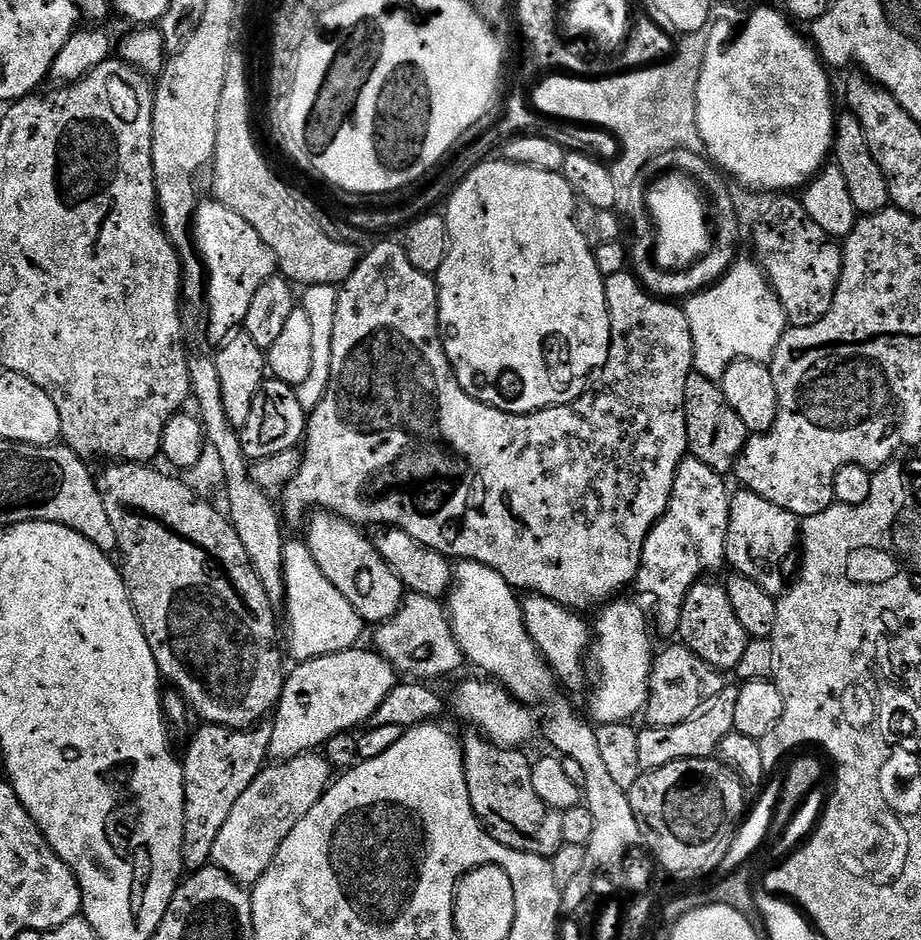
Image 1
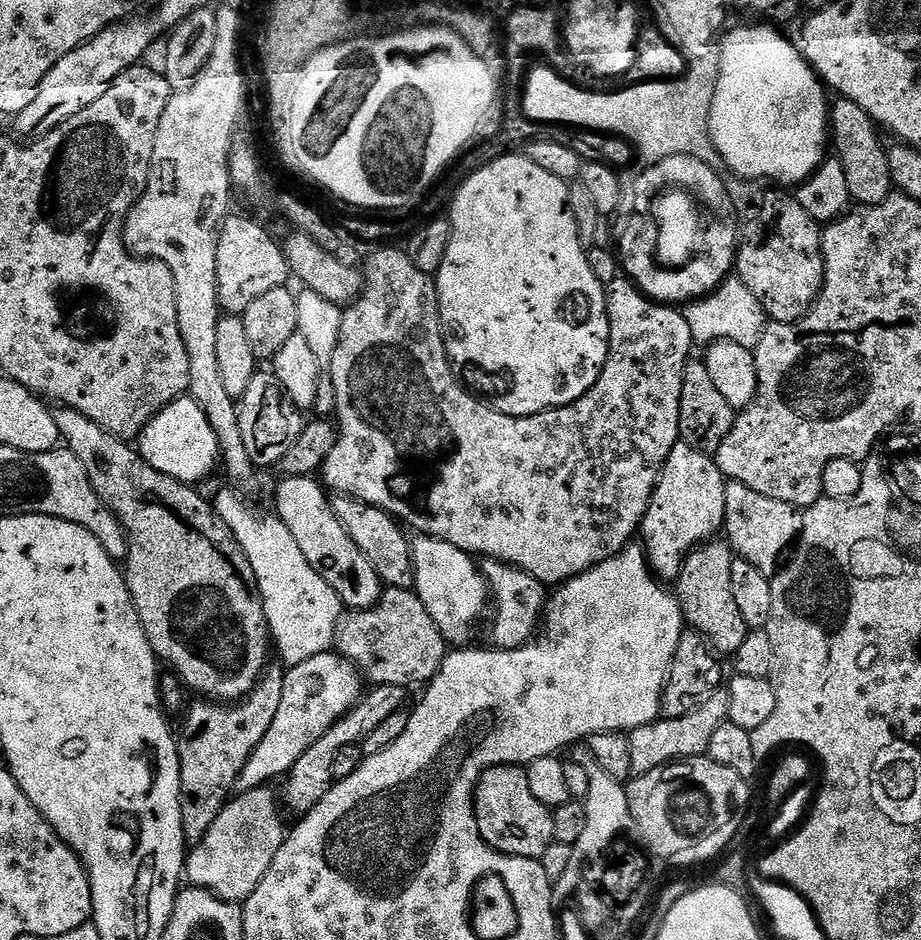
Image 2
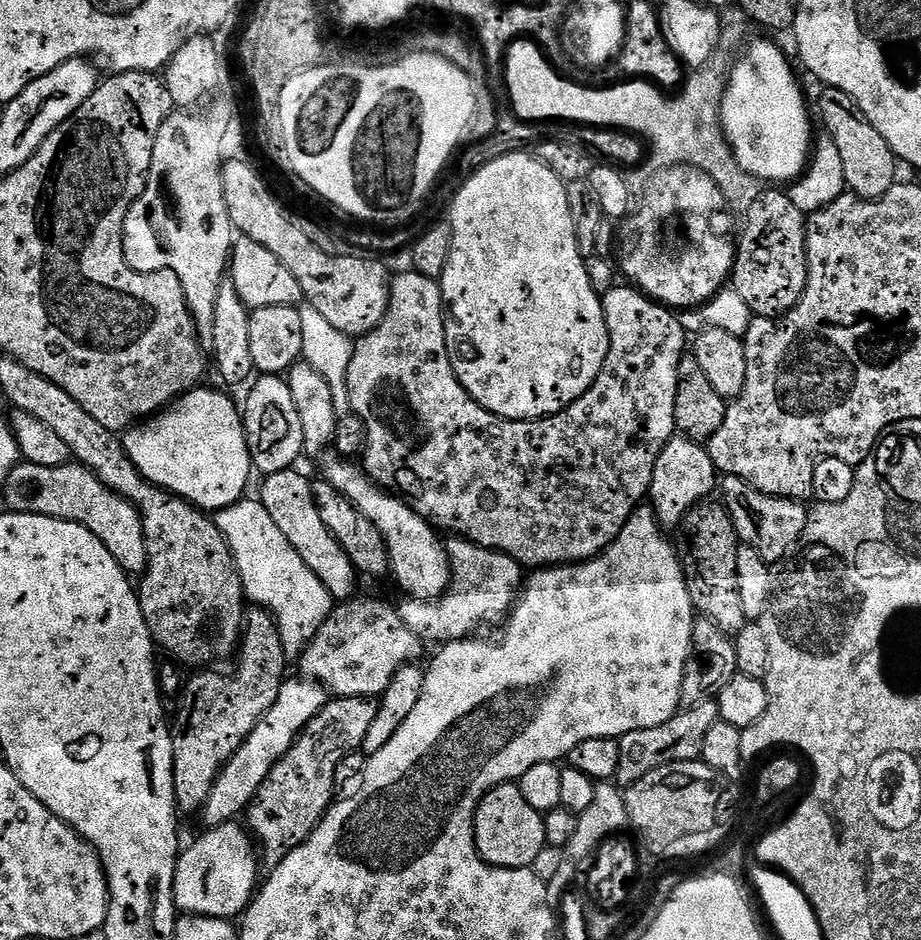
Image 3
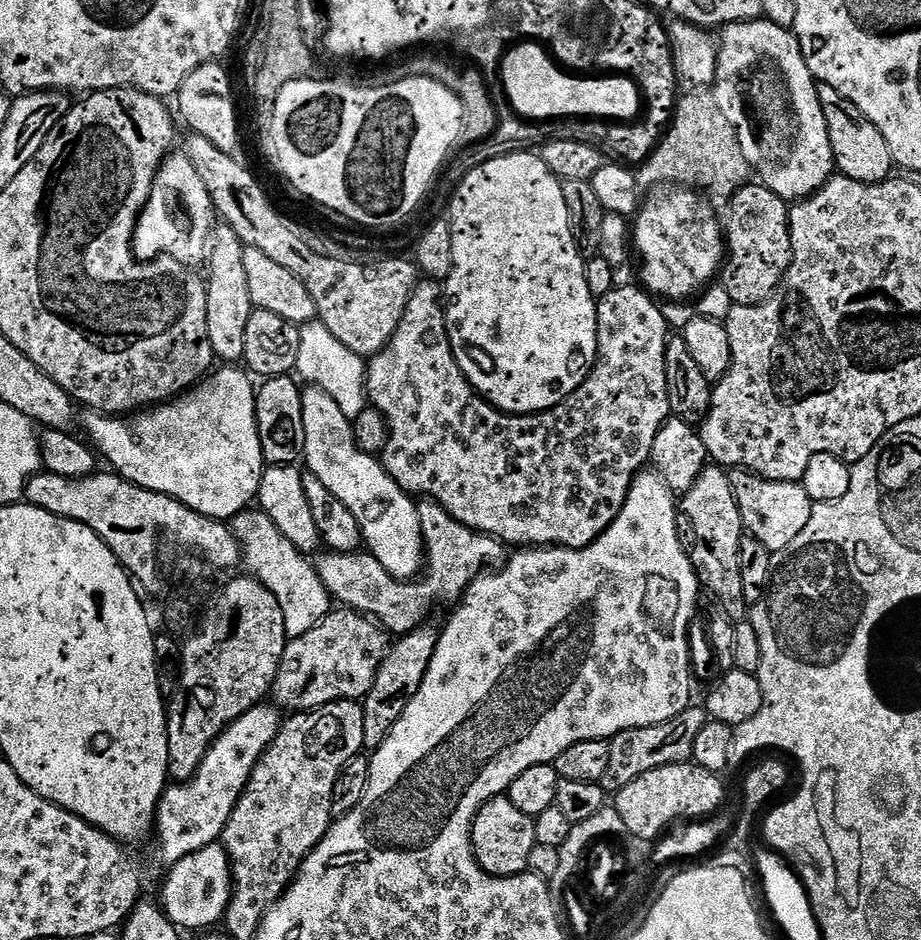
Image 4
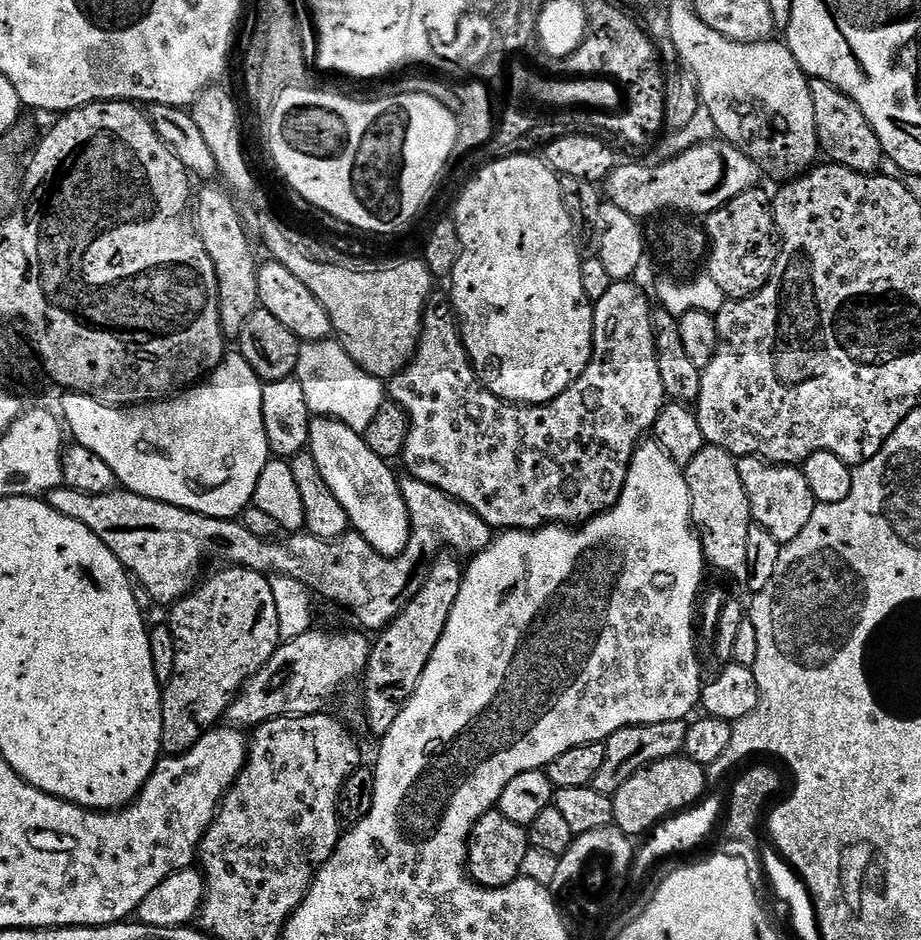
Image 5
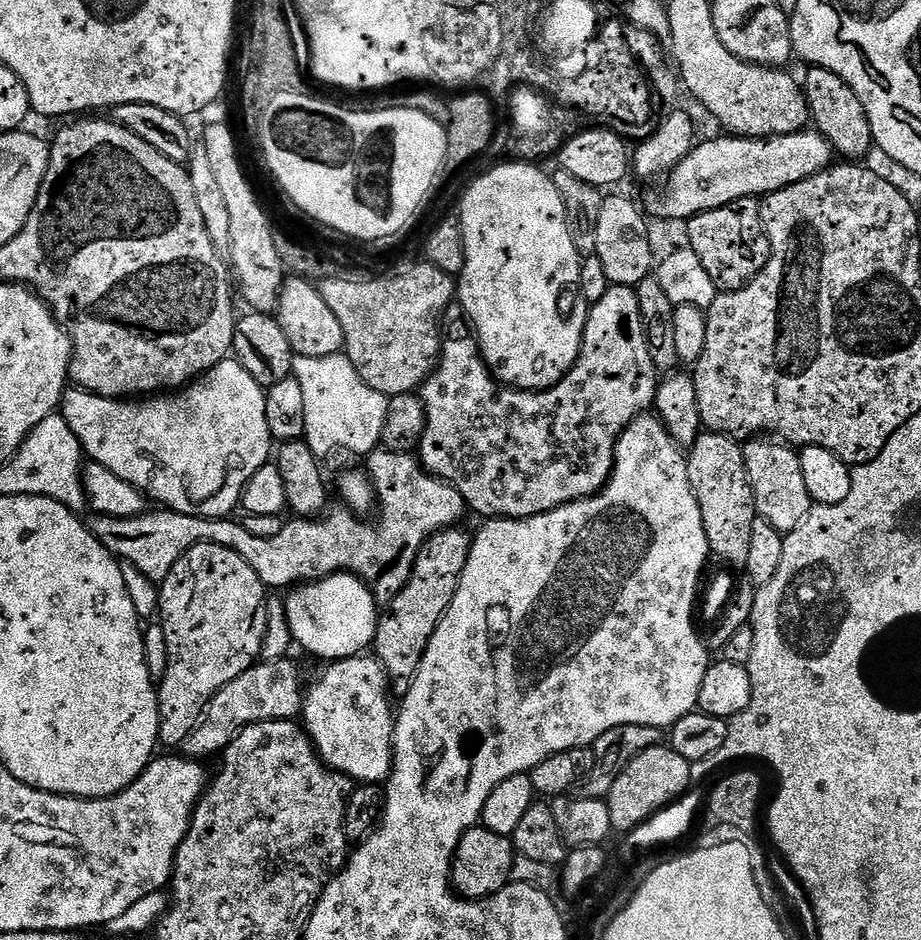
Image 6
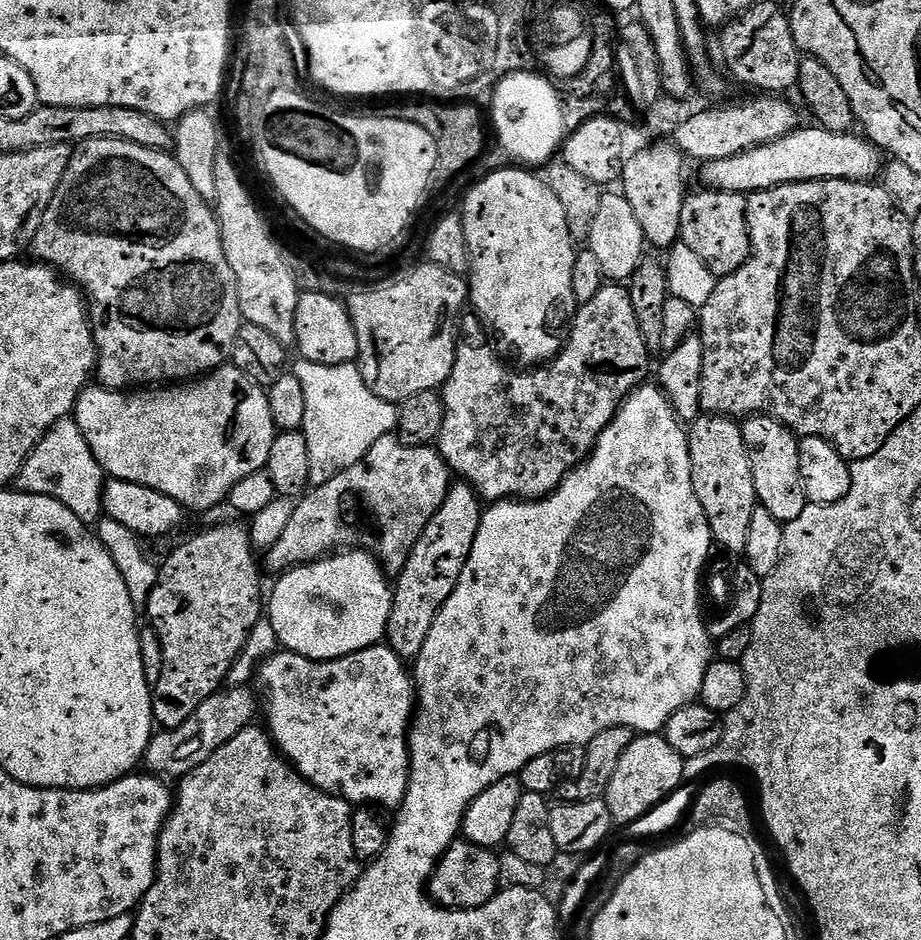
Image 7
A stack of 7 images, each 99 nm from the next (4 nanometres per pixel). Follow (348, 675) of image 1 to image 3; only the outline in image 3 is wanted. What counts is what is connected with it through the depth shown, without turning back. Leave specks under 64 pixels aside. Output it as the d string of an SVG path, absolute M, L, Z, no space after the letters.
M285 679L282 690L278 690L278 702L274 702L274 706L266 710L238 754L234 754L234 758L230 758L228 765L218 774L214 790L202 809L202 817L204 816L208 828L233 823L239 817L236 815L239 812L241 815L247 809L258 794L262 782L266 782L270 770L274 770L276 763L294 746L302 729L327 706L330 699L327 688L323 688L315 680L295 679Z

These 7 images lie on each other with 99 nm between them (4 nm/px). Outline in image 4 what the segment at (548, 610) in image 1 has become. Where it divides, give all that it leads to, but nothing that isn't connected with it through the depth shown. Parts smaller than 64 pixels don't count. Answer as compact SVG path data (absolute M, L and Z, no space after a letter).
M427 498L421 499L418 504L418 518L424 535L424 550L426 553L426 567L422 575L414 580L399 580L394 578L367 552L330 552L325 551L324 556L317 555L314 560L318 578L322 580L322 586L326 586L328 595L332 597L337 605L351 608L354 612L360 612L363 616L371 616L385 632L393 637L399 638L418 630L421 624L429 619L435 604L452 604L456 606L464 599L464 593L468 591L468 585L481 575L485 570L495 569L503 565L506 559L505 545L484 532L475 532L470 526L462 526L448 513L441 504Z

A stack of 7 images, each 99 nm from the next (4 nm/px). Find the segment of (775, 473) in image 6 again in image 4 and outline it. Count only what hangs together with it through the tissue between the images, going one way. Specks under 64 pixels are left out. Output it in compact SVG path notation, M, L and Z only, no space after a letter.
M746 468L731 469L728 477L734 490L734 502L738 502L738 514L742 514L745 533L758 538L766 550L774 554L786 550L786 546L790 546L790 542L794 542L794 538L806 530L813 502L810 494L806 494L803 483L767 480Z

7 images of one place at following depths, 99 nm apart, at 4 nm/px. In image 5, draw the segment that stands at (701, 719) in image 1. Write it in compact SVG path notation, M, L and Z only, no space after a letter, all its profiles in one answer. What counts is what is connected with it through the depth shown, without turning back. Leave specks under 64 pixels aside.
M671 720L653 724L635 724L618 730L613 736L603 741L606 758L602 758L602 766L598 770L598 775L594 777L591 787L598 790L598 794L612 797L622 786L622 782L626 782L626 778L638 774L638 770L648 768L651 764L657 764L663 760L677 759L686 746L688 726L688 720Z

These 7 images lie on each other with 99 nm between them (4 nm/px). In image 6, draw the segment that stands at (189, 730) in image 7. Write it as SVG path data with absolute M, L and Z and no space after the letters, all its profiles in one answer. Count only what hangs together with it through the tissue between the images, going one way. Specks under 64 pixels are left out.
M292 658L264 660L253 664L250 670L238 674L234 682L222 686L204 709L204 715L195 730L188 735L182 752L188 758L205 758L223 753L230 742L246 726L267 720L291 720L302 712L302 684L300 672Z

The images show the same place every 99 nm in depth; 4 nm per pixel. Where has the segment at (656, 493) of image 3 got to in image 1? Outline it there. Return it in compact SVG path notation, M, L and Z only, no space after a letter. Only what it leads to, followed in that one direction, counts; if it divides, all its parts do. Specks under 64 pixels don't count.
M692 455L684 457L683 462L678 466L678 474L674 478L674 490L670 494L670 502L666 514L650 530L650 534L644 543L640 569L634 581L635 587L640 587L644 596L652 599L650 616L654 621L654 628L657 633L664 636L675 637L680 631L680 619L682 618L682 606L686 602L686 594L695 586L696 581L707 577L709 574L716 574L721 567L725 567L724 543L726 542L726 530L730 522L730 506L732 496L724 485L725 477L719 472L710 470L706 462L698 462L698 458Z

